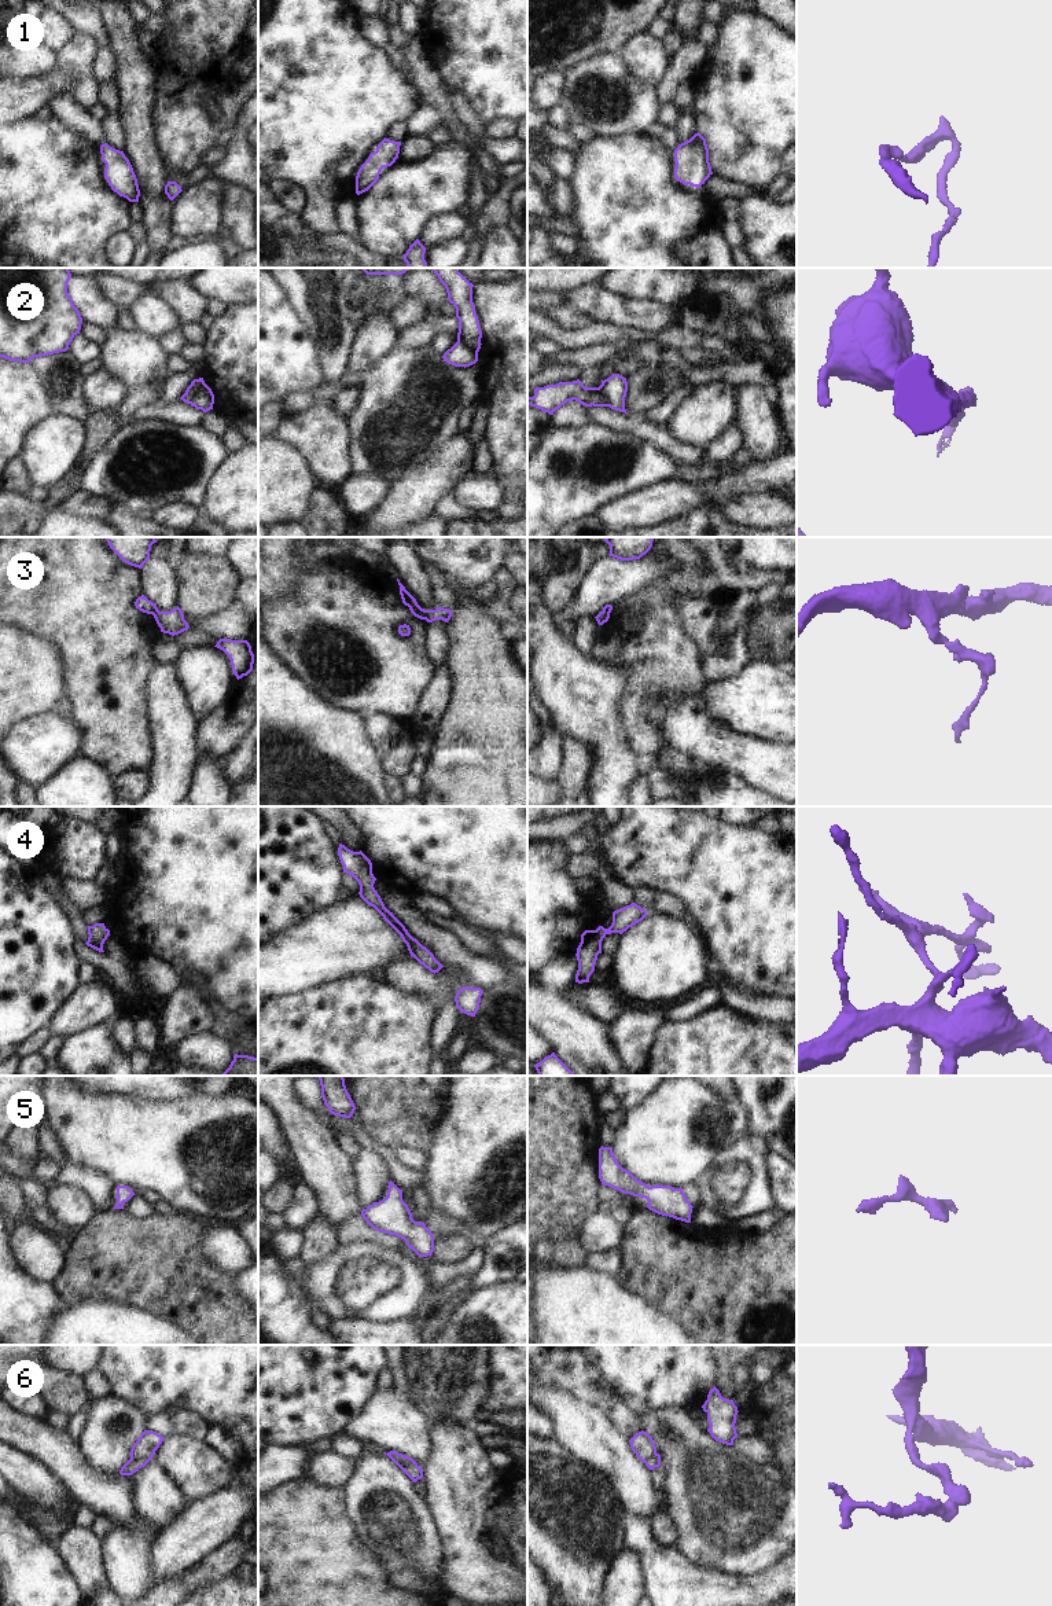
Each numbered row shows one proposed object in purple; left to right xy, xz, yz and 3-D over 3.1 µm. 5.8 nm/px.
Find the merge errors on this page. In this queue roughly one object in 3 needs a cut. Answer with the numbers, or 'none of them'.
2, 3, 6

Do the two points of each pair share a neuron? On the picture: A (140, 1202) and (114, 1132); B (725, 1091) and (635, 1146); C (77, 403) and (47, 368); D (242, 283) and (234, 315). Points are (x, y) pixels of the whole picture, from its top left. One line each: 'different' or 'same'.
A: different
B: different
C: same
D: different

